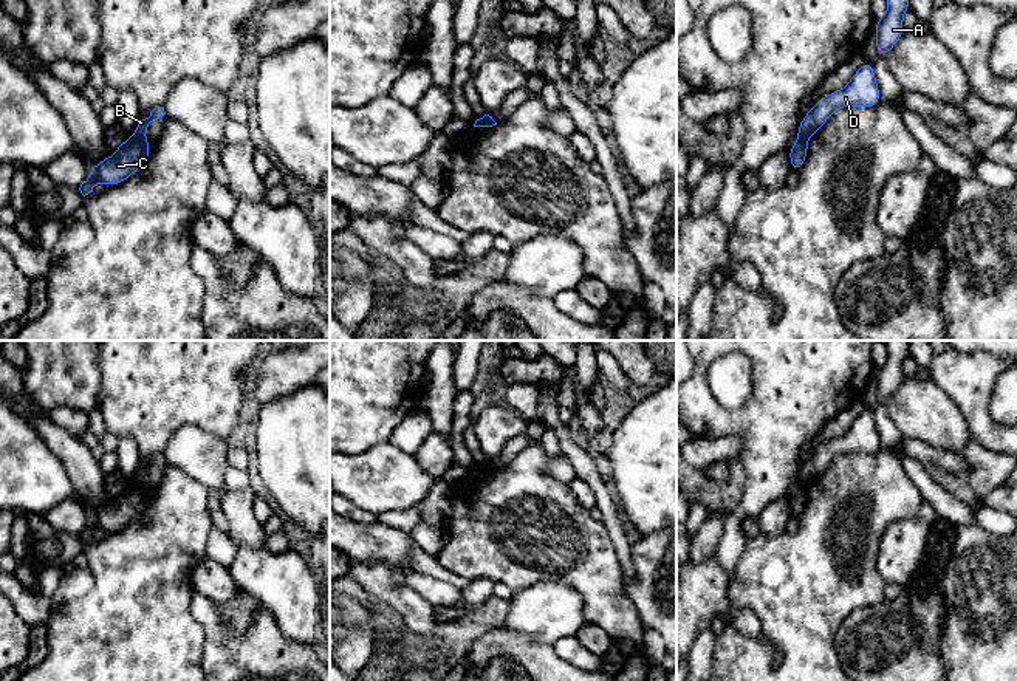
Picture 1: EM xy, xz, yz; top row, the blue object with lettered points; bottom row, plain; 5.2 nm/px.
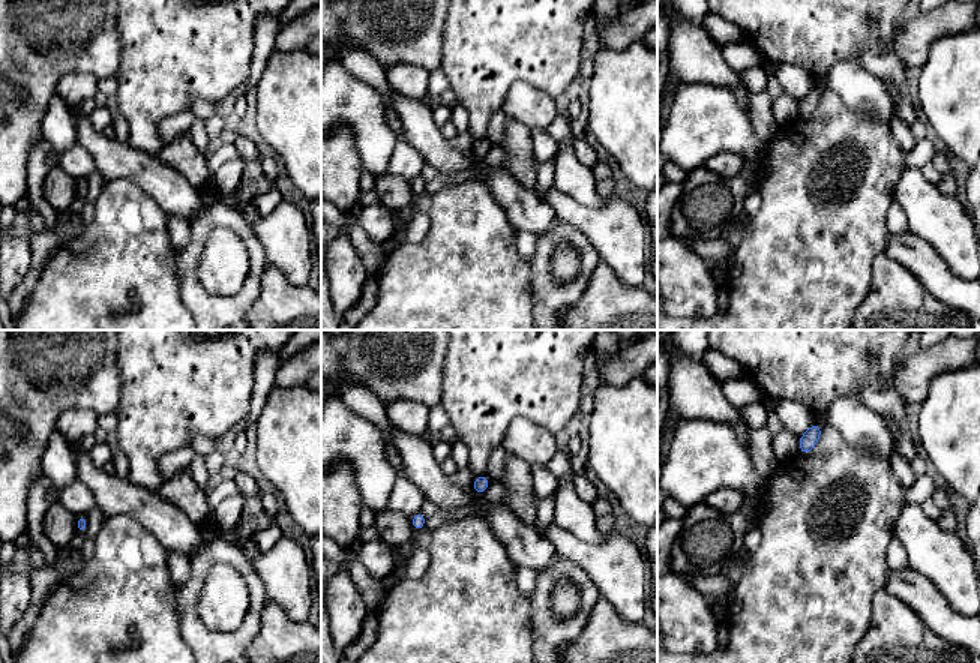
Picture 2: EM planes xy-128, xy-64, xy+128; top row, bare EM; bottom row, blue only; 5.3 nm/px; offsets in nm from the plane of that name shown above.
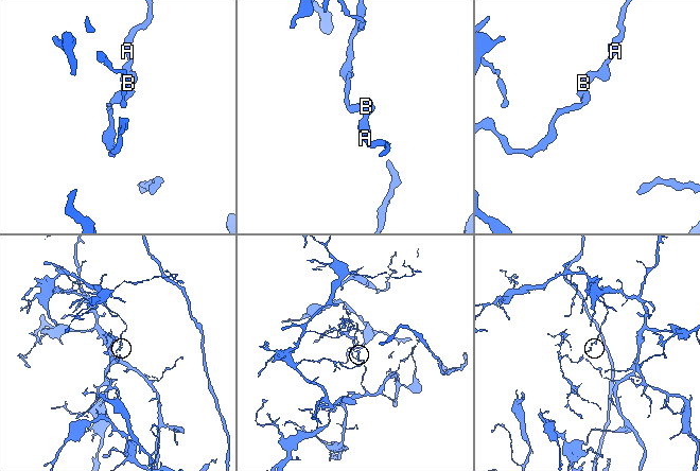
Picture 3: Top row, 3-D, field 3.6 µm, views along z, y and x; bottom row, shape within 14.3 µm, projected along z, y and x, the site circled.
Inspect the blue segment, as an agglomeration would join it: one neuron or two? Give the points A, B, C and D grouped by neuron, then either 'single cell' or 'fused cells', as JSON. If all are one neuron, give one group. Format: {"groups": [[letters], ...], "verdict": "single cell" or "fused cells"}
{"groups": [["A", "B", "D"], ["C"]], "verdict": "fused cells"}

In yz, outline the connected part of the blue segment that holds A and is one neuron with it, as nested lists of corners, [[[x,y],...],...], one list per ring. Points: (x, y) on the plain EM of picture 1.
[[[885,340],[889,359],[876,370],[876,396],[879,404],[885,404],[893,392],[906,379],[902,375],[902,362],[909,358],[910,340]]]

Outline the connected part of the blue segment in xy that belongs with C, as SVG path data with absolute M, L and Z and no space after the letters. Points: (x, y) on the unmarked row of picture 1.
M122 486L118 498L90 515L88 525L80 531L79 537L85 543L93 539L98 528L105 532L124 529L132 520L139 517L150 501L150 491L146 486Z

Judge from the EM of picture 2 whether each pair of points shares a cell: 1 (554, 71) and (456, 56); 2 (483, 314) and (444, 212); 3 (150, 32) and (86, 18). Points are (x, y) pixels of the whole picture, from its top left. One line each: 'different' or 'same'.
1: same
2: same
3: different

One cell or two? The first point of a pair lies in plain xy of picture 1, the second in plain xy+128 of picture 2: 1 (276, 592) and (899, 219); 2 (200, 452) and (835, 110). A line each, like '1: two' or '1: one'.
1: two
2: two

